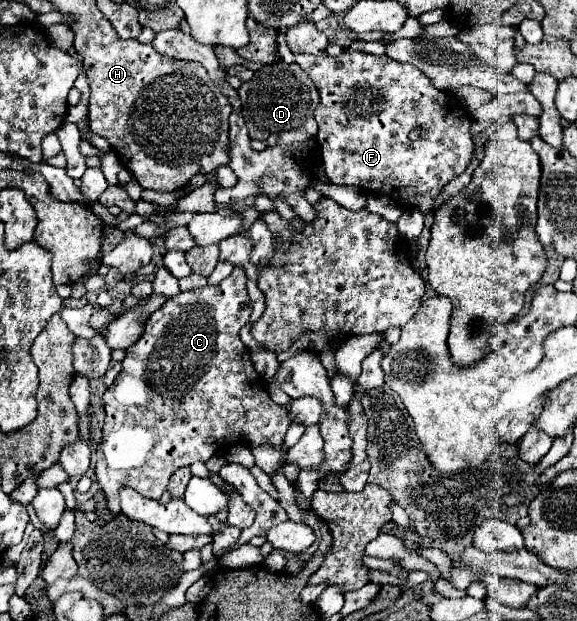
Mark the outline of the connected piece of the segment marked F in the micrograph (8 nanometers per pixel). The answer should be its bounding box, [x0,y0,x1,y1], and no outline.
[295,51,473,213]

